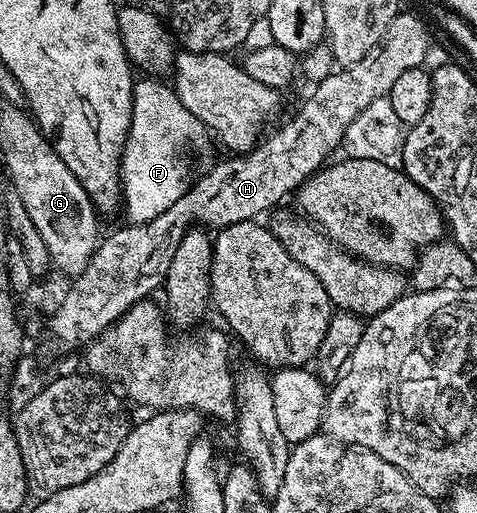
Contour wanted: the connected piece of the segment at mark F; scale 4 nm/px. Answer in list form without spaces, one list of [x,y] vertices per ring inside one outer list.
[[[141,77],[133,84],[133,104],[131,105],[131,125],[125,138],[125,148],[121,151],[121,193],[123,211],[129,223],[151,221],[159,213],[171,209],[179,197],[183,197],[191,186],[189,171],[185,168],[185,150],[188,147],[201,147],[205,143],[207,128],[201,124],[199,117],[179,101],[177,92],[168,82],[160,83],[157,77]]]

